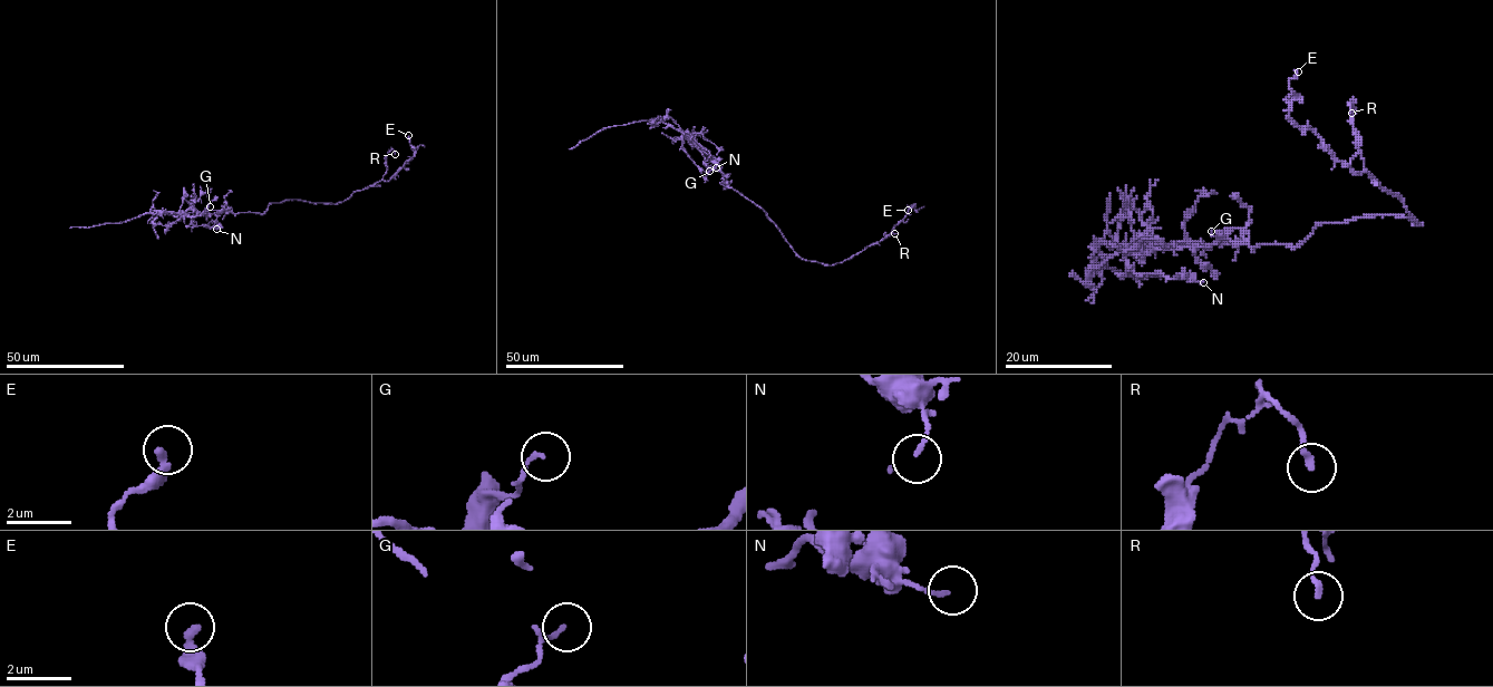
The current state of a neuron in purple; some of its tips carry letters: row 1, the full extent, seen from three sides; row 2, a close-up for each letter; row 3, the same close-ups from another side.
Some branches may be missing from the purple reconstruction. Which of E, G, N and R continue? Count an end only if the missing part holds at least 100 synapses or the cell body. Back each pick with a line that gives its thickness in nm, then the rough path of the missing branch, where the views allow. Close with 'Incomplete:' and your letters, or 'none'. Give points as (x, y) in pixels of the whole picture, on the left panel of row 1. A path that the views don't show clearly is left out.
Incomplete: none

